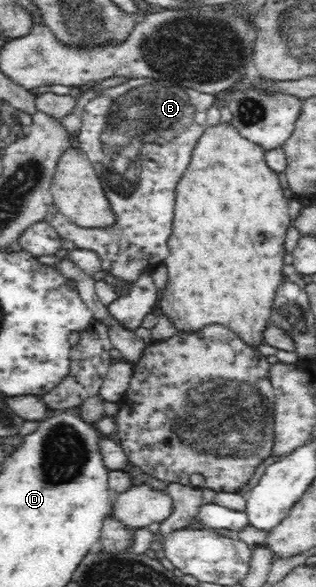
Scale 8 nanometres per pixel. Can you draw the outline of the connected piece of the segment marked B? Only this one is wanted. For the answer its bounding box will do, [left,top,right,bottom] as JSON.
[49,79,214,282]

